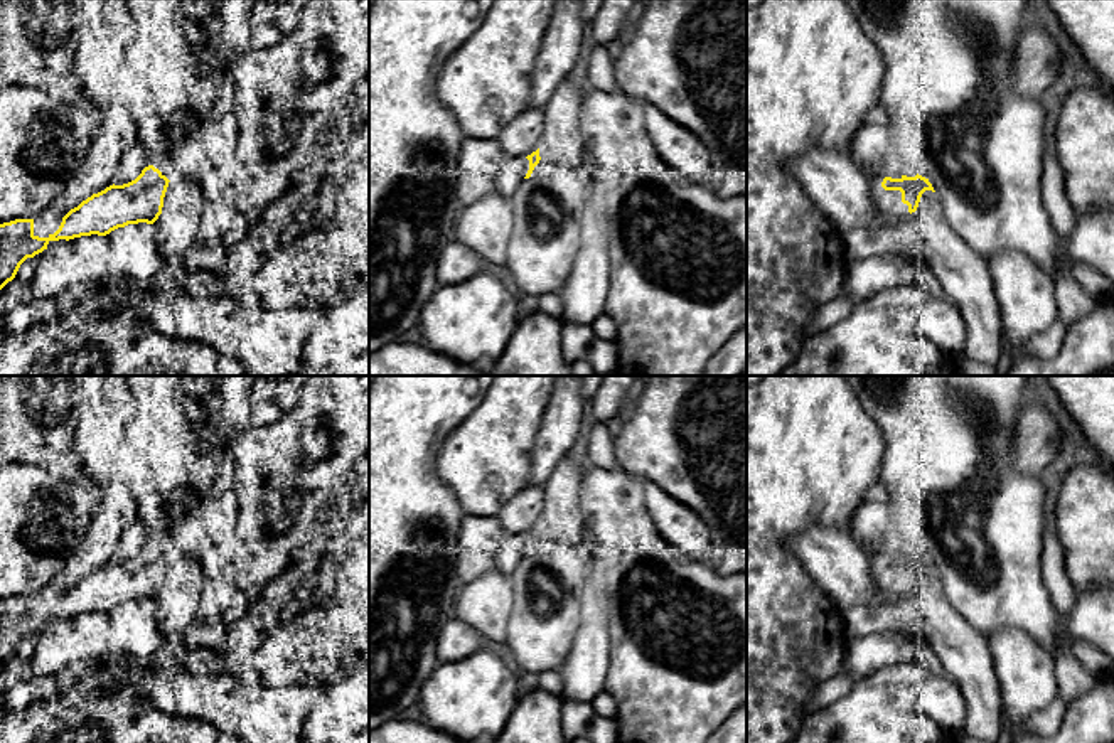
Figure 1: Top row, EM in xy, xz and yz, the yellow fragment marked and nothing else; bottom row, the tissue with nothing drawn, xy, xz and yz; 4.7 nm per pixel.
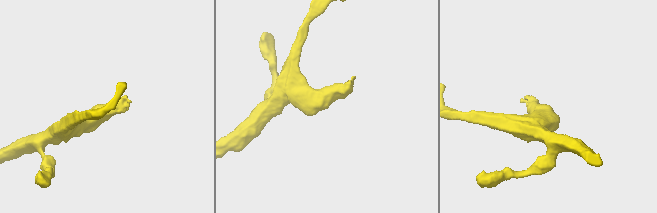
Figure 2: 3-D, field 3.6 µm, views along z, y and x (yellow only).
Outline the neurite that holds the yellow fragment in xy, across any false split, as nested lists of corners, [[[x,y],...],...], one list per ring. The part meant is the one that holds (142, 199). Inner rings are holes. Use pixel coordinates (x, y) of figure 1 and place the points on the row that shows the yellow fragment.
[[[153,165],[123,185],[110,185],[71,209],[54,234],[34,234],[34,219],[0,224],[0,290],[15,278],[27,258],[47,249],[51,241],[106,236],[128,224],[153,224],[162,214],[169,179]]]

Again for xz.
[[[563,81],[551,94],[544,115],[544,130],[539,138],[539,148],[528,155],[529,179],[534,167],[544,160],[566,167],[580,167],[583,158],[583,142],[580,133],[580,108],[583,89]]]

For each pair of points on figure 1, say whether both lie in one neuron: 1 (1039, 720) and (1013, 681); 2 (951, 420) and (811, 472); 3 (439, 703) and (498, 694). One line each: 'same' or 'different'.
1: different
2: different
3: same

